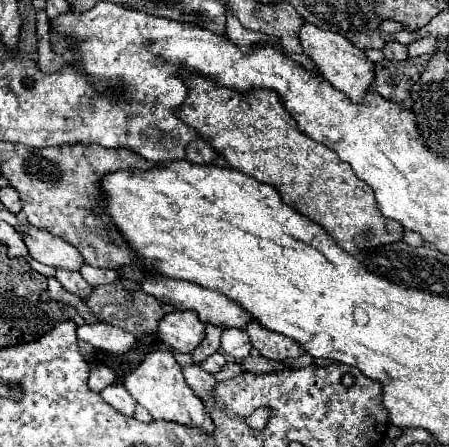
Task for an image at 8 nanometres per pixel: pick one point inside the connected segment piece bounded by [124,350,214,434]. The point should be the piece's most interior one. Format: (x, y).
(157, 383)

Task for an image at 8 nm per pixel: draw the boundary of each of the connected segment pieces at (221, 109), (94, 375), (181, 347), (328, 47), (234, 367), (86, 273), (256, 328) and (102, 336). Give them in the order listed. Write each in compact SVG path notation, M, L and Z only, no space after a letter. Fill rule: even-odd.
M190 74L186 80L188 98L180 106L178 118L194 126L232 168L278 188L288 206L326 228L346 252L358 254L366 248L398 242L404 236L404 228L396 220L388 220L378 212L374 190L356 178L352 168L342 162L334 150L300 132L276 92L252 90L242 98L242 94L222 88L198 74Z
M94 366L94 368L90 370L88 386L90 386L90 390L100 392L102 388L114 384L114 380L116 380L116 376L114 376L114 372L112 372L108 366Z
M174 310L160 320L160 338L178 352L192 352L204 338L204 322L194 312Z
M304 22L304 26L300 28L300 44L304 48L304 54L308 58L312 58L312 62L316 64L318 72L340 92L344 92L352 102L360 102L362 96L370 90L372 78L374 78L374 64L370 60L366 60L364 50L352 46L352 42L348 42L348 38L344 38L342 34L336 32L324 32L308 22Z
M228 362L224 368L220 368L220 372L216 372L216 374L214 374L214 378L220 382L220 380L234 378L234 376L236 376L236 374L240 374L240 372L244 372L240 364L236 364L236 362Z
M86 264L84 268L80 268L80 274L84 276L84 280L90 286L98 286L98 284L108 284L114 282L118 278L116 270L108 270L108 268L94 268L90 264Z
M250 320L246 330L248 330L252 346L258 348L264 358L284 360L288 356L304 354L304 350L300 350L300 344L292 342L292 338L284 338L284 336L280 336L276 332L270 332L264 326L260 326L256 320Z
M96 322L96 324L82 324L76 330L78 338L92 344L94 348L100 348L110 354L124 354L130 350L136 342L132 334L126 330L120 330L108 322Z

